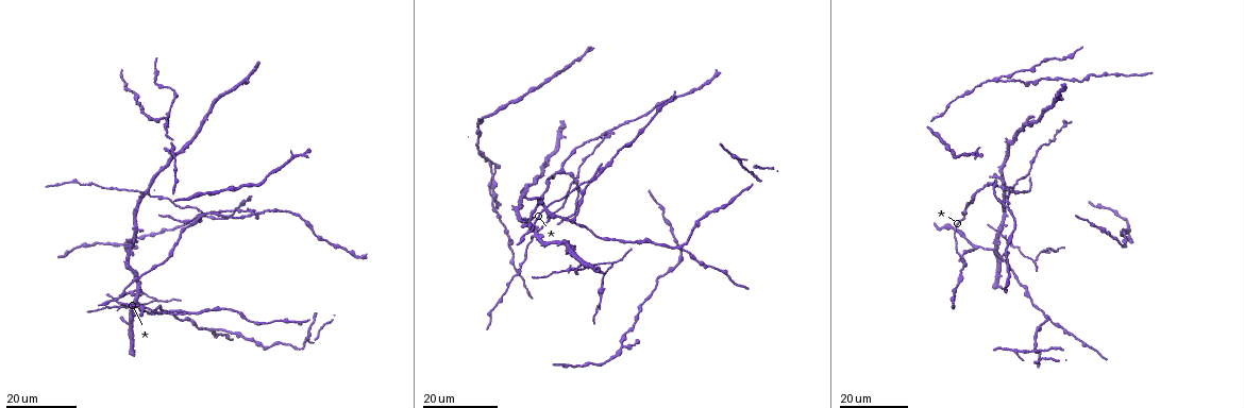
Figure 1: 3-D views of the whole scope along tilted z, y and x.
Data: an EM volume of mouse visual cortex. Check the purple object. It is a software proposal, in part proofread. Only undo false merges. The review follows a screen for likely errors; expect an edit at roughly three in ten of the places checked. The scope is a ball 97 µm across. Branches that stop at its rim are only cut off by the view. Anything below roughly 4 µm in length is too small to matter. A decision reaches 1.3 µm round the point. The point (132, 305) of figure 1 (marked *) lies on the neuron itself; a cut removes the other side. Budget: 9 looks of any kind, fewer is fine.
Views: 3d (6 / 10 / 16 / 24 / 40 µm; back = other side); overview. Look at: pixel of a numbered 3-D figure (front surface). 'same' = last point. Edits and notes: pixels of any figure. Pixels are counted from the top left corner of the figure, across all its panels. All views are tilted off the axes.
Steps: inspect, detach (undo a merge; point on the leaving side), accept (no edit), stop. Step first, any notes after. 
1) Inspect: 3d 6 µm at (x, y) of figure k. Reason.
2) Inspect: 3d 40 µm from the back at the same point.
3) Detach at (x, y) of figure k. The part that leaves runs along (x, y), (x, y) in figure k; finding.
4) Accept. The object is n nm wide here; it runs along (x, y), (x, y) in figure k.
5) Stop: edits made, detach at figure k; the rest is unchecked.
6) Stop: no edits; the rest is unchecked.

Inspect: 3d 16 µm at (612, 262) of figure 1. Three arms meet.

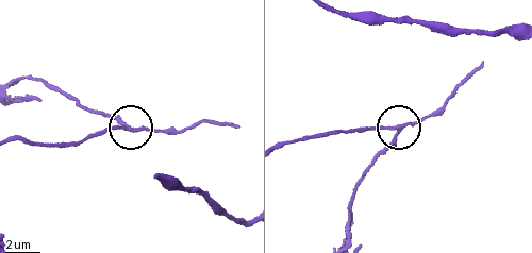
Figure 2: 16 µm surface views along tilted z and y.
Inspect: 3d 10 µm at (128, 126) of figure 2.

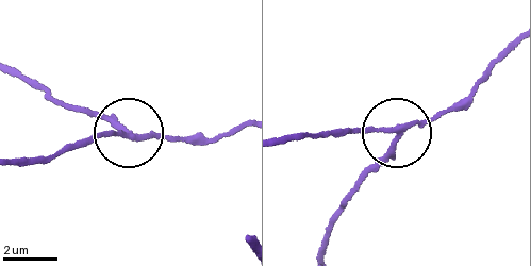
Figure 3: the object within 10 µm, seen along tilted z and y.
Detach at (100, 117) of figure 3. 3 arms meet here; the part that leaves runs along (132, 134), (67, 105), (14, 67) in figure 3; two neurons meet here.

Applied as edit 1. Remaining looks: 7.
Inspect: 3d 24 µm at (190, 312) of figure 1. Side arm on a straight run.

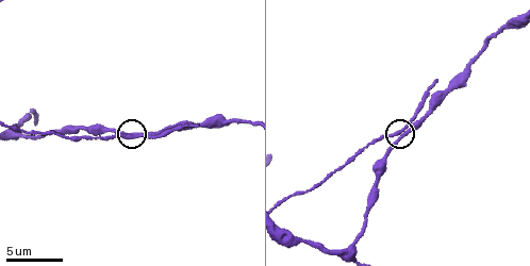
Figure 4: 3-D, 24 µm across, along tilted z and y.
Inspect: 3d 6 µm at (398, 132) of figure 4. Closer look.

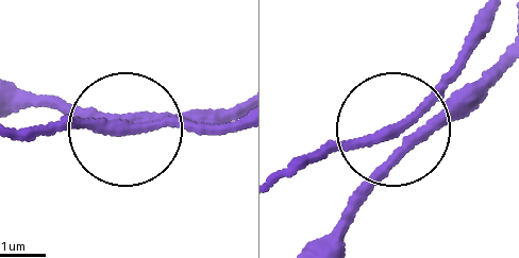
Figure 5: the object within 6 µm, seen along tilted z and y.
Accept. The side arm is 6 µm long; it runs along (20, 135), (124, 125), (20, 100) in figure 5; all the same neuron.

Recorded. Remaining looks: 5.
Inspect: 3d 24 µm at (544, 211) of figure 1. Thick turns thin.

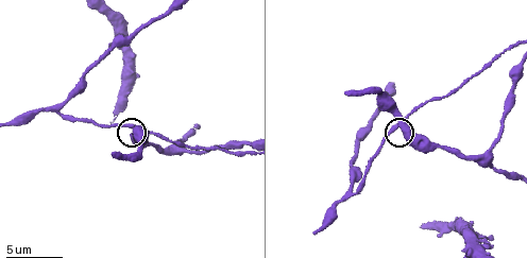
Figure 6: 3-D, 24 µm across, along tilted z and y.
Inspect: 3d 6 µm at (390, 130) of figure 6. Zoom in.

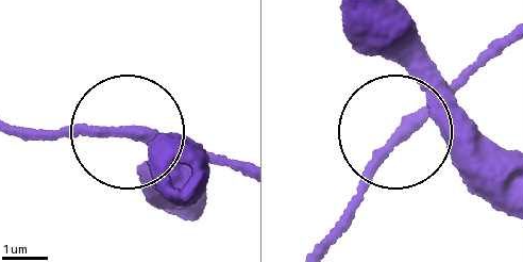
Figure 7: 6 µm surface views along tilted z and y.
Accept. It runs along (356, 195), (404, 130), (493, 138) in figure 7; one neuron here.

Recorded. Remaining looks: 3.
Inspect: 3d 24 µm at (564, 169) of figure 1. Side arm on a straight run.

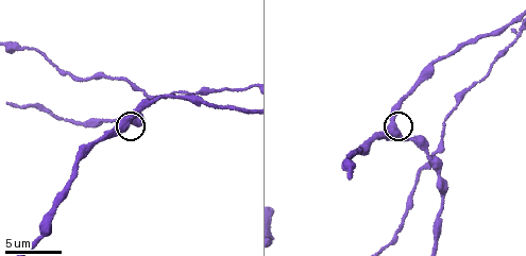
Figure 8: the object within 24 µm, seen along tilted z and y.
Inspect: 3d 10 µm at (397, 132) of figure 8.

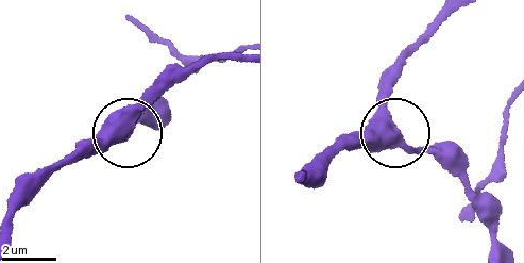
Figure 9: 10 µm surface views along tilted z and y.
Inspect: 3d 6 µm at (394, 136) of figure 9.

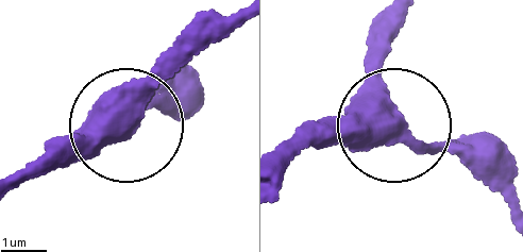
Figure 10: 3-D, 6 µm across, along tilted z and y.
Accept. 3 arms meet here; it runs along (280, 158), (399, 126), (470, 160) in figure 10; one neuron here.

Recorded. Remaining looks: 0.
Stop: edits made, detach at figure 3; the rest is unchecked.

